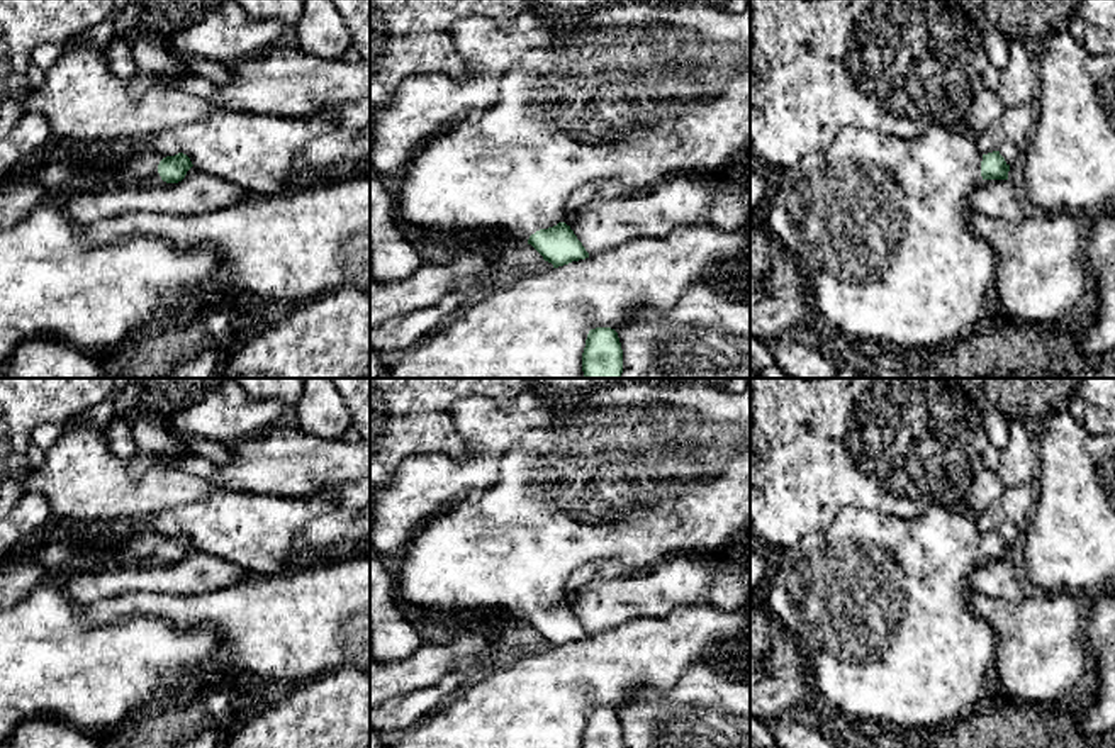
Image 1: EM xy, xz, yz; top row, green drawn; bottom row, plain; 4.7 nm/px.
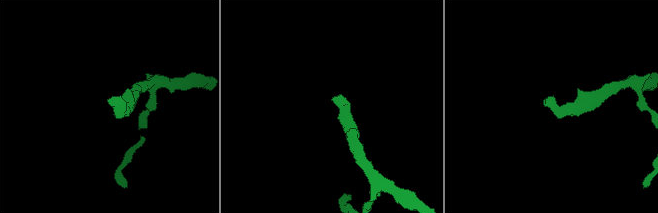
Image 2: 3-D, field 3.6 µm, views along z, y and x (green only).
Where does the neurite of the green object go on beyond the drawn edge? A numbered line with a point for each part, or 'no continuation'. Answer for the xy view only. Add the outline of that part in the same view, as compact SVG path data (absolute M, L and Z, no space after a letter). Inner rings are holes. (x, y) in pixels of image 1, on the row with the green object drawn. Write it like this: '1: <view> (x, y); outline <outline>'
1: xy (53, 284); outline M80 151L73 156L63 154L44 165L37 165L34 159L25 165L42 183L46 193L27 215L14 226L0 229L0 363L8 361L22 343L36 338L51 338L88 353L102 348L110 349L154 315L199 300L204 292L221 285L221 260L210 248L175 248L171 243L153 236L131 236L114 244L88 244L83 226L66 214L68 198L80 190L115 183L161 181L158 165L163 158L166 154L153 151L131 153L119 165L102 168Z

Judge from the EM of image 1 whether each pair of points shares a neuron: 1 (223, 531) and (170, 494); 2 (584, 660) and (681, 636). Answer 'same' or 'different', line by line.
1: different
2: same

